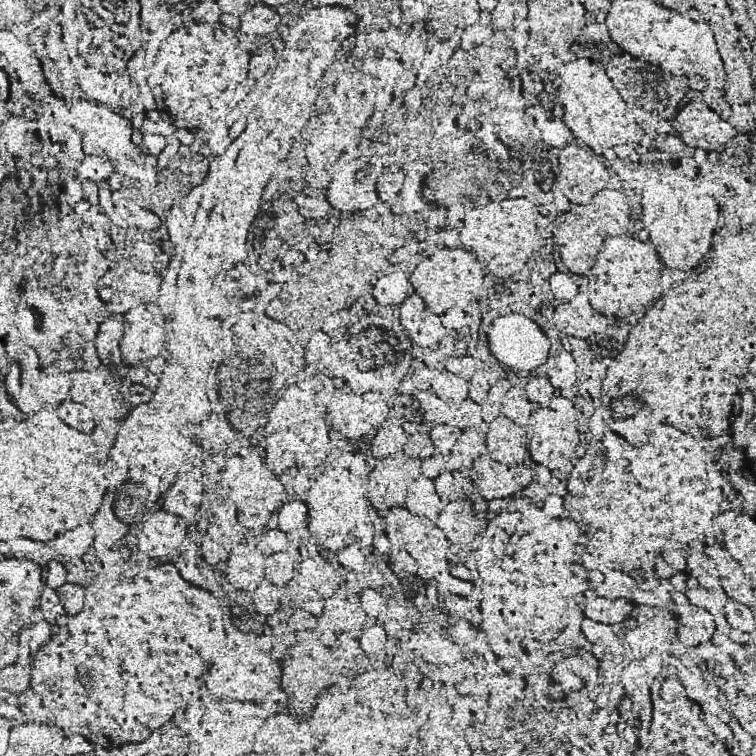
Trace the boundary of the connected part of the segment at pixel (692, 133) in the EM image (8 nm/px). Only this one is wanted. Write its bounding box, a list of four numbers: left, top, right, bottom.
[677,100,735,150]

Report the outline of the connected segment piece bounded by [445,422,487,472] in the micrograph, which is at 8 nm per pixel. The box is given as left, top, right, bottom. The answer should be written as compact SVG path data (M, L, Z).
M481 422L481 424L473 426L473 428L465 428L463 436L455 442L451 454L447 456L445 468L451 470L451 472L453 470L467 472L471 468L473 460L487 452L485 434L487 434L487 422Z

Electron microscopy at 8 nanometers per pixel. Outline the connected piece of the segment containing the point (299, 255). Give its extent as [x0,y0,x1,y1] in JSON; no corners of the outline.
[281,246,307,268]

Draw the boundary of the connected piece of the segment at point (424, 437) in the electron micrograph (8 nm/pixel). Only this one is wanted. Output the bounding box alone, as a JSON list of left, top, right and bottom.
[405,432,435,458]

